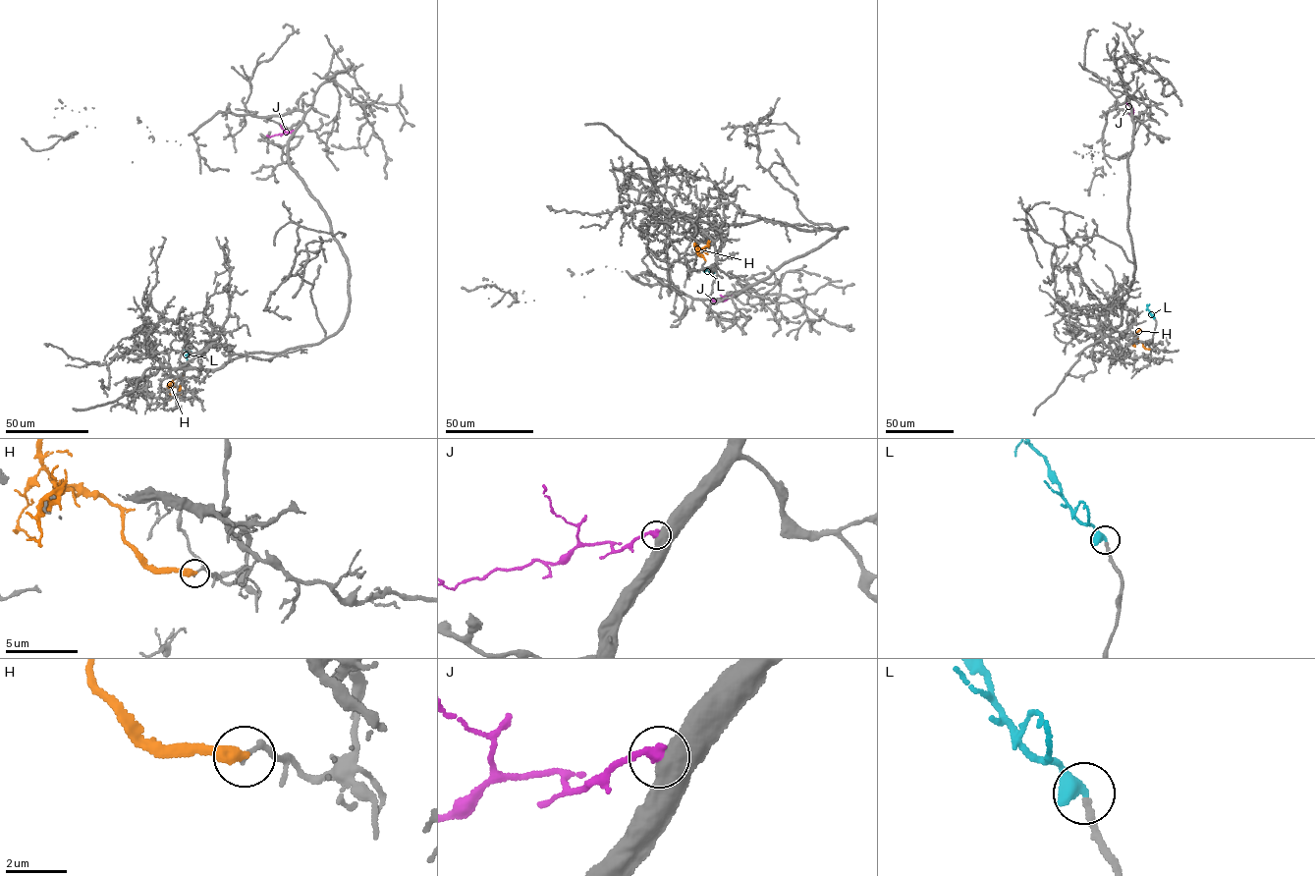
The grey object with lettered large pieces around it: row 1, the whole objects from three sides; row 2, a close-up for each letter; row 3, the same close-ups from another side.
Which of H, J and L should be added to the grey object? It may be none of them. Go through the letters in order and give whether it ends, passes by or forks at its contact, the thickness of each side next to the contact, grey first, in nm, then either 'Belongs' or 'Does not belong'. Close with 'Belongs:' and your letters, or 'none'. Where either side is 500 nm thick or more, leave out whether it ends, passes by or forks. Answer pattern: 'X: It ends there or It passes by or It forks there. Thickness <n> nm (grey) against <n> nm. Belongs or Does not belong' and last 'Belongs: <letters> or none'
H: It ends there. Thickness 160 nm (grey) against 400 nm. Does not belong
J: Thickness 750 nm (grey) against 280 nm. Does not belong
L: Thickness 200 nm (grey) against 500 nm. Belongs
Belongs: L

